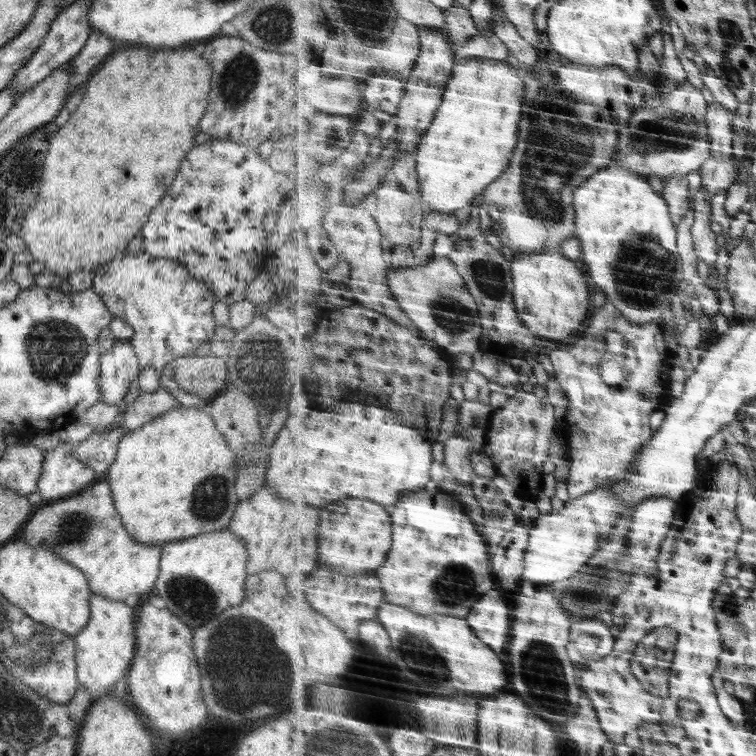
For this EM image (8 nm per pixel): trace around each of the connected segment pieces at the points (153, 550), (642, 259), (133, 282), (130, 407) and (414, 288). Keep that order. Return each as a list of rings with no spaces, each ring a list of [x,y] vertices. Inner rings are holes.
[[[98,479],[70,498],[43,502],[21,527],[19,536],[30,545],[48,545],[88,577],[94,595],[124,601],[130,594],[144,594],[156,584],[160,572],[160,545],[137,542],[122,525],[108,480]]]
[[[612,164],[608,168],[603,168],[598,171],[594,176],[591,176],[586,183],[580,186],[579,190],[576,190],[575,194],[575,207],[576,207],[576,222],[577,229],[579,230],[578,238],[584,242],[585,258],[582,264],[588,268],[589,276],[594,287],[599,287],[601,290],[608,294],[606,298],[608,302],[613,302],[616,306],[622,309],[624,315],[630,317],[634,323],[654,323],[659,322],[662,316],[665,316],[671,310],[672,304],[674,304],[674,298],[678,296],[678,290],[680,290],[680,282],[684,280],[684,264],[682,264],[682,256],[680,256],[680,250],[678,250],[678,226],[672,219],[672,213],[668,199],[660,194],[658,190],[652,188],[650,180],[644,175],[624,167],[624,165]]]
[[[122,252],[113,260],[94,270],[93,289],[106,304],[114,317],[124,319],[134,330],[128,342],[140,362],[140,368],[156,368],[162,373],[164,366],[175,358],[192,355],[192,352],[204,341],[216,334],[216,319],[213,307],[217,302],[214,291],[204,281],[192,277],[191,273],[178,261],[168,258],[153,258],[146,252]]]
[[[162,387],[154,392],[141,392],[134,402],[122,406],[124,415],[118,419],[115,426],[128,433],[176,406],[179,404],[174,396]]]
[[[433,257],[426,265],[412,268],[389,266],[388,284],[396,301],[430,340],[448,348],[447,354],[476,353],[485,341],[481,304],[475,300],[463,273],[449,257]]]

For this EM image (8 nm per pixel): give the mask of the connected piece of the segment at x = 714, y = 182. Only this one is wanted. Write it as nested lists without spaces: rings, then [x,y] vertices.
[[[734,158],[730,160],[708,160],[708,168],[700,168],[702,174],[702,186],[708,189],[710,197],[716,196],[720,190],[728,190],[738,180],[738,164]]]

